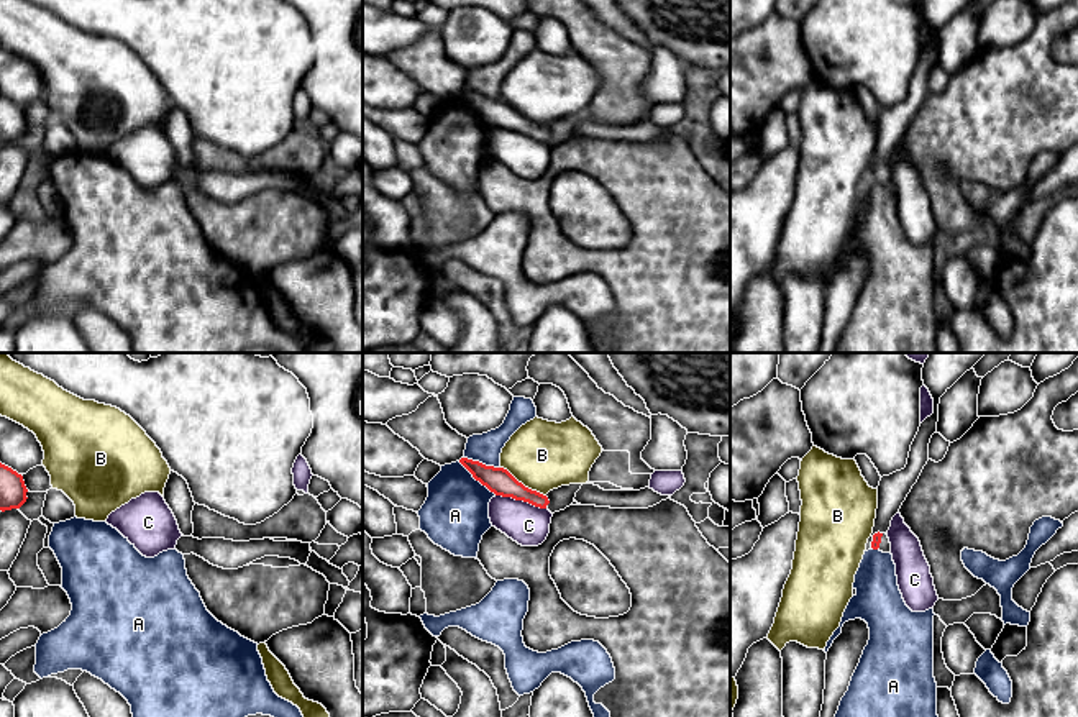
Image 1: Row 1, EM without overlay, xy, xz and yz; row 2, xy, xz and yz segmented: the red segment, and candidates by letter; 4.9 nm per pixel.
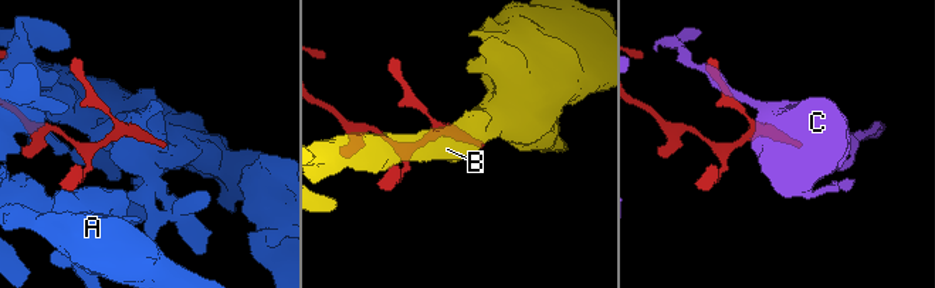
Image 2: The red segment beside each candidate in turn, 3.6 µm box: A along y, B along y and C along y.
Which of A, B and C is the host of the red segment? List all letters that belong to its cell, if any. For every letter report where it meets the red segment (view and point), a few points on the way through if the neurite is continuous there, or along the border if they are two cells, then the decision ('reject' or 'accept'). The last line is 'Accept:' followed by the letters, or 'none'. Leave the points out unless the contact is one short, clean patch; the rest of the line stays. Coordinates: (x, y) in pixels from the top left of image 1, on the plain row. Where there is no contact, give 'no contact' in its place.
A: meets red in xz at (478, 112); reject
B: meets red in xz at (522, 117); reject
C: meets red in xz at (520, 132); border along xz (496, 127), (522, 132), (545, 141); reject
Accept: none

